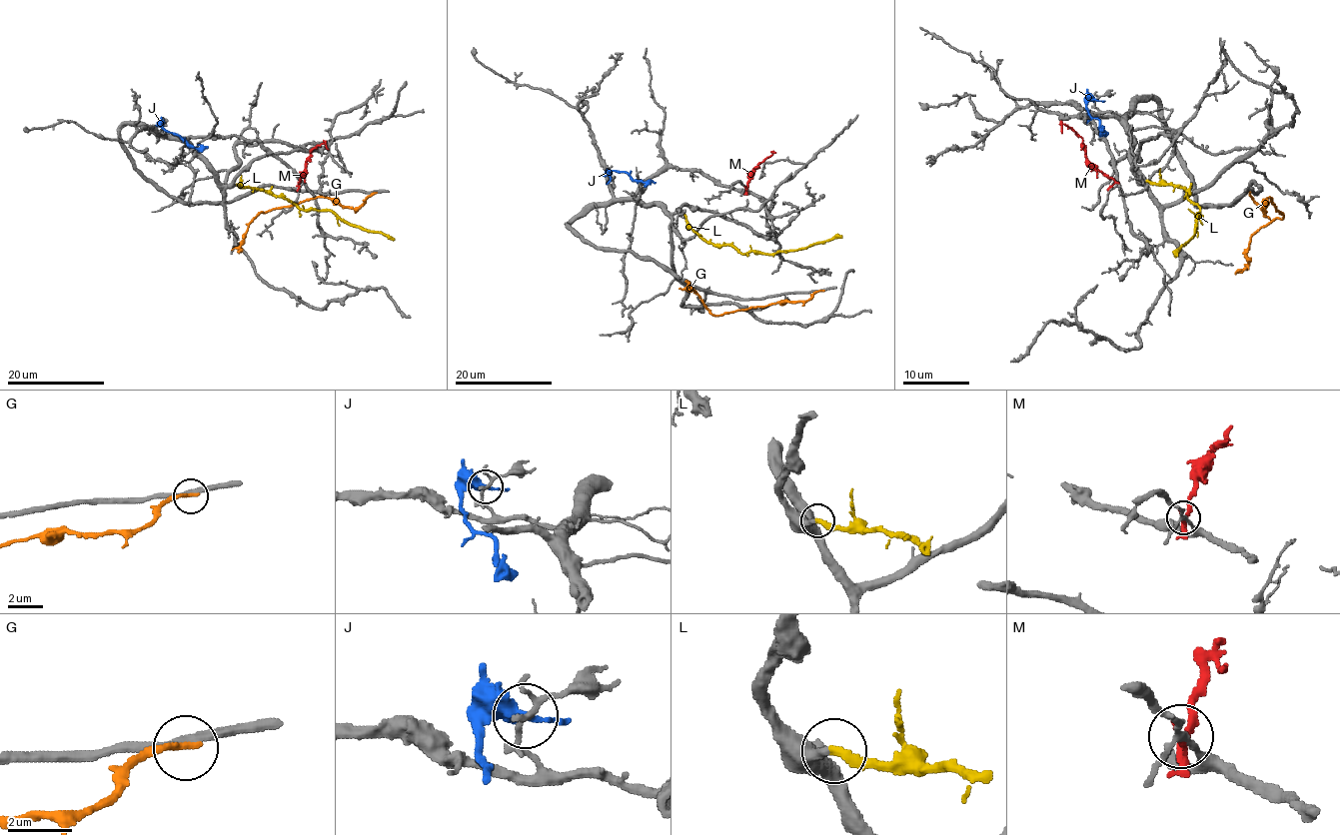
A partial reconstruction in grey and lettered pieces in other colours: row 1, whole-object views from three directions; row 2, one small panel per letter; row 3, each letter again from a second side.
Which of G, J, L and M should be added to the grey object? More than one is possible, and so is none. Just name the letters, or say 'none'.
L

